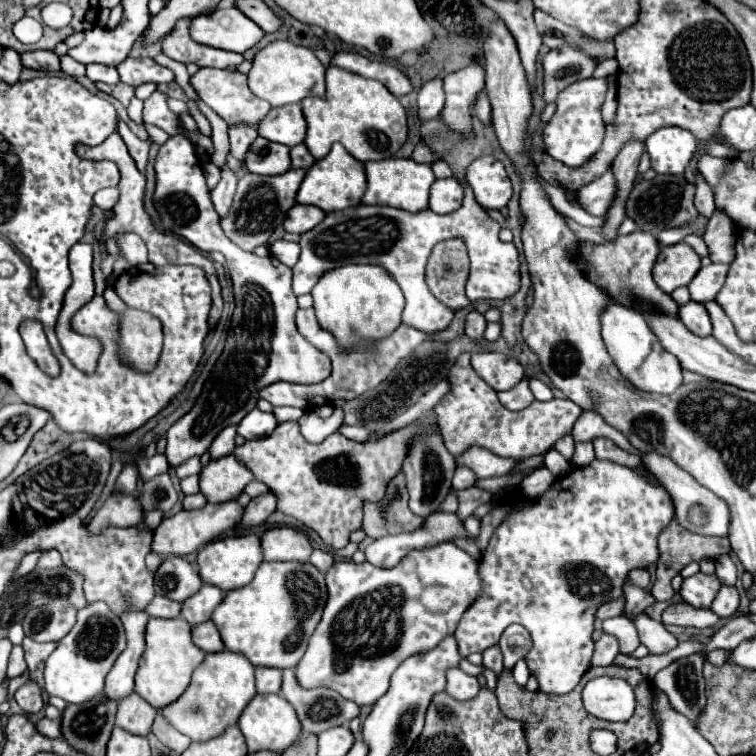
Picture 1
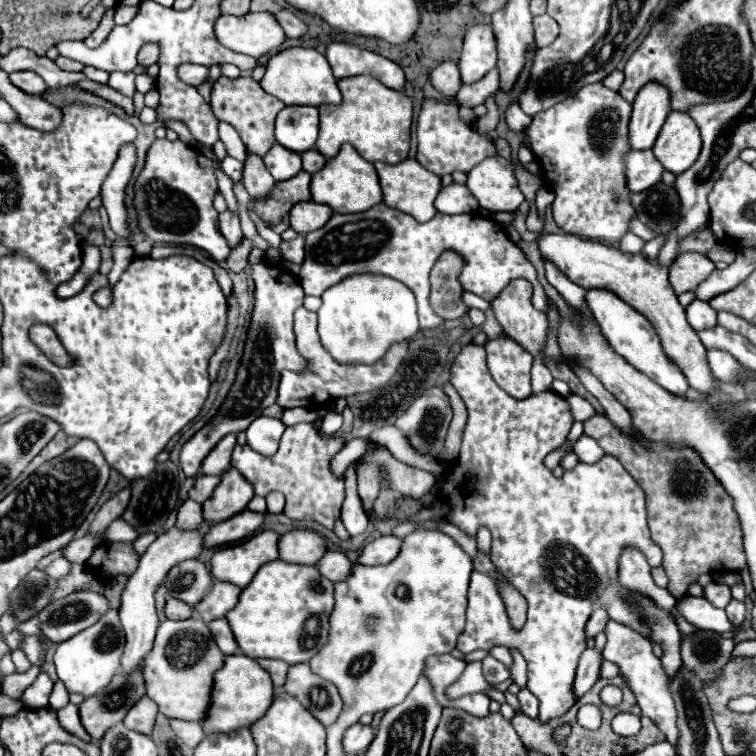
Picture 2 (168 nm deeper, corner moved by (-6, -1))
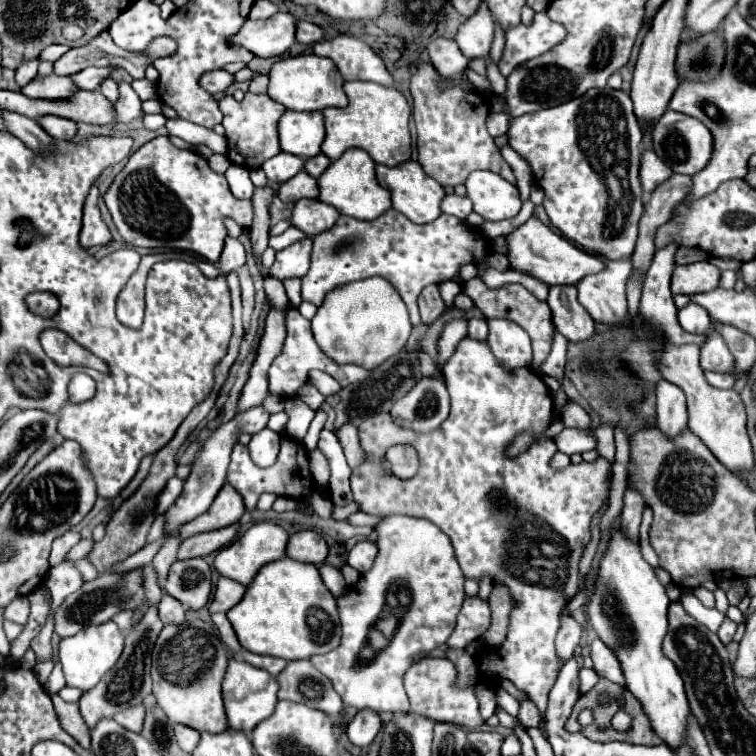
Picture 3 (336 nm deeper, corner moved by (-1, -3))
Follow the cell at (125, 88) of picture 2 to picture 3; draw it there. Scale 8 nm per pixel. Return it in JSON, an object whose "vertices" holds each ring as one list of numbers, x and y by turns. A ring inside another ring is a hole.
{"vertices":[[120,83,120,99,114,103,114,111,116,111,118,123,124,123,124,125,144,115,142,101,128,83]]}

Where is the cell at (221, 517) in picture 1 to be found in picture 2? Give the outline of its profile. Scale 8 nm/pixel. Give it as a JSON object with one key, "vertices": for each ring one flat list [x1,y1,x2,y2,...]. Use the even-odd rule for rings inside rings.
{"vertices":[[203,521,199,525,199,529,179,529,177,525,173,525,169,531,161,533,149,547,147,551,141,555,139,567,137,571,129,577,123,595,121,595,121,609,119,609,119,617,127,635,127,643,125,643,125,653,121,657,121,673,131,675,137,673,141,669,141,663,145,659,145,655,151,651,153,647,153,639,159,627,159,615,155,611,155,599,153,593,155,589,165,581,165,575,169,573,169,569,185,559,197,559,203,549,205,549,205,535,211,529,209,521]]}

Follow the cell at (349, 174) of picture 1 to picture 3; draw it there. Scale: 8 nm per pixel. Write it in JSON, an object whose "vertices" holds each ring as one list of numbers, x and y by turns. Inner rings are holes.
{"vertices":[[348,149,340,159,332,161,330,167,320,175,318,187,320,187,320,197,324,203,330,203,338,207,342,215,356,217,362,221,374,221,388,209,392,209,390,201,390,191,380,187,374,175,376,163,364,149]]}

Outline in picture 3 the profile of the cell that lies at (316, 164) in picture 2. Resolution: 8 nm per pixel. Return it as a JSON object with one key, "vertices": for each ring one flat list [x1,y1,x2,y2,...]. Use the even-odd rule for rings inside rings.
{"vertices":[[320,153,320,155,316,155,314,159,308,159,308,161,306,161,306,165,304,165,304,169,308,171,308,175,312,175,314,179,318,179,318,177,326,171,326,167,328,167,328,165,330,165,330,159,328,159,326,155,322,155,322,153]]}

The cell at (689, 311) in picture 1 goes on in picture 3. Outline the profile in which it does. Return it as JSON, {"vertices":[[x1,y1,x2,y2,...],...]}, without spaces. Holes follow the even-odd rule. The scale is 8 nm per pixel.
{"vertices":[[688,303,684,309,678,311,678,323,684,331,696,335,706,335,712,329,712,321,706,315,706,309,698,307,696,303]]}

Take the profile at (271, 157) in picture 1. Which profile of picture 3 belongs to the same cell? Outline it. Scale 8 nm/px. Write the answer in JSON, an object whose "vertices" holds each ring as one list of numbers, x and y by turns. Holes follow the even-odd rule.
{"vertices":[[278,153,276,157,270,157,266,159,266,163,262,165,266,177,270,181,276,181,276,183,284,183,288,181,290,177,294,177,298,171,304,169,304,163,306,159,298,157,298,155,290,155,290,153]]}

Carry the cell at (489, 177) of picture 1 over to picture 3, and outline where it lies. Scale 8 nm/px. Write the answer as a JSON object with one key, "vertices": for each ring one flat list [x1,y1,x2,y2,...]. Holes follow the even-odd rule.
{"vertices":[[474,171,466,181,474,211,486,221,504,221,518,215,522,201,518,189,490,171]]}

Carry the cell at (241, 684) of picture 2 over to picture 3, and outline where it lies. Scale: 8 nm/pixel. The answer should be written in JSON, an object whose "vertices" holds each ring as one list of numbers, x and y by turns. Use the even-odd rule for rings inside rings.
{"vertices":[[230,659,230,667,226,671,226,679,222,685,222,695,224,695,228,723,232,729,250,733,262,719,270,717,278,701,276,693,278,693,278,681,272,675,268,675,268,671,250,667,250,663]]}

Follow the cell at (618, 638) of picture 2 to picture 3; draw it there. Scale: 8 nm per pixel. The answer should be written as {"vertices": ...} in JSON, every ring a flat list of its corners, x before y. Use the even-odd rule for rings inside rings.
{"vertices":[[600,639,592,641,590,657,594,661,594,671,598,673,598,677,606,677,606,679,610,679,618,685,624,685,622,669,618,667,618,661,614,659,614,653]]}

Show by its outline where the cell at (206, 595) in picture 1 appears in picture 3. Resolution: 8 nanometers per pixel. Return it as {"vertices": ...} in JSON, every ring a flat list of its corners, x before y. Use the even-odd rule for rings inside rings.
{"vertices":[[220,577,218,585,216,585,216,593,214,593,214,599,210,603,210,613,226,613,228,609,232,609,246,593,246,587,236,583,234,579,228,579,228,577]]}

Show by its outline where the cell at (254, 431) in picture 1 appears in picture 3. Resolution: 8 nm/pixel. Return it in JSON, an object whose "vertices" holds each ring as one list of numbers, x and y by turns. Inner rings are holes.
{"vertices":[[262,429,252,437,248,443,250,457,258,467,270,467,276,463,278,451,280,451,280,435,270,429]]}

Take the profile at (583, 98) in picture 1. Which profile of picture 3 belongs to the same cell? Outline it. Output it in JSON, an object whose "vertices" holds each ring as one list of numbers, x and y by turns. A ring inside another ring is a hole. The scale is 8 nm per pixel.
{"vertices":[[610,87,590,89,570,103,520,115,508,129,508,145,532,167,534,179,544,191,542,205,562,235,606,259,632,257,638,239,638,221,644,211,644,191,638,177,642,133,638,131,638,119,628,93]]}

